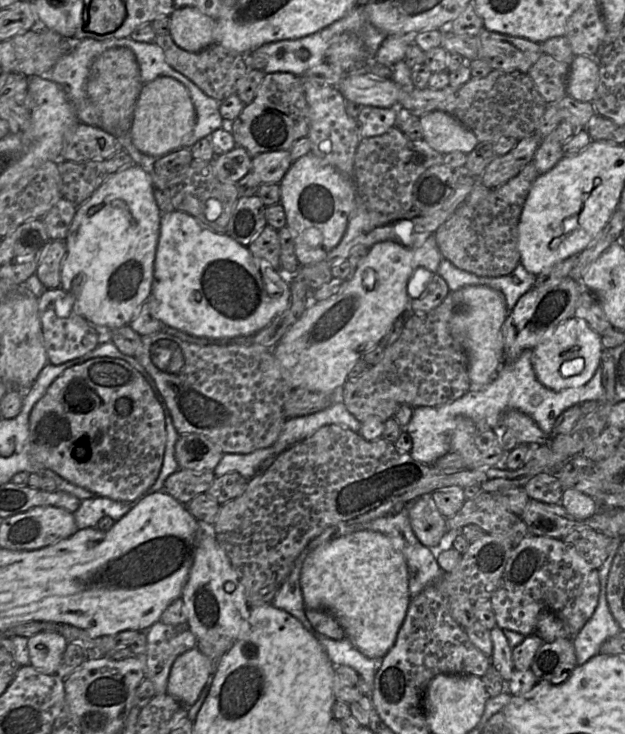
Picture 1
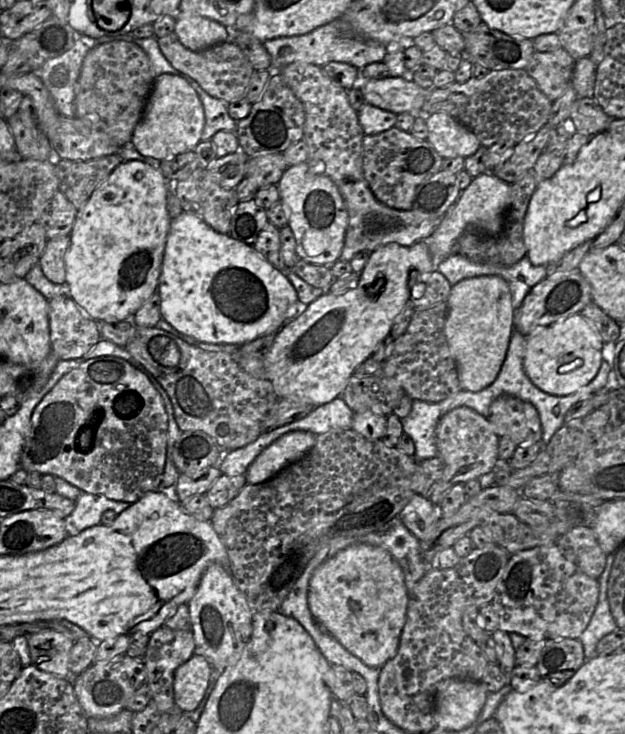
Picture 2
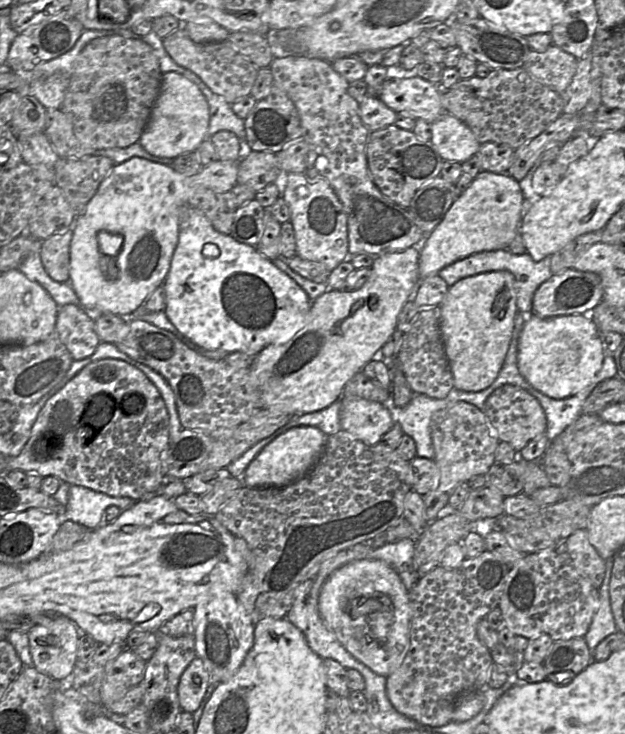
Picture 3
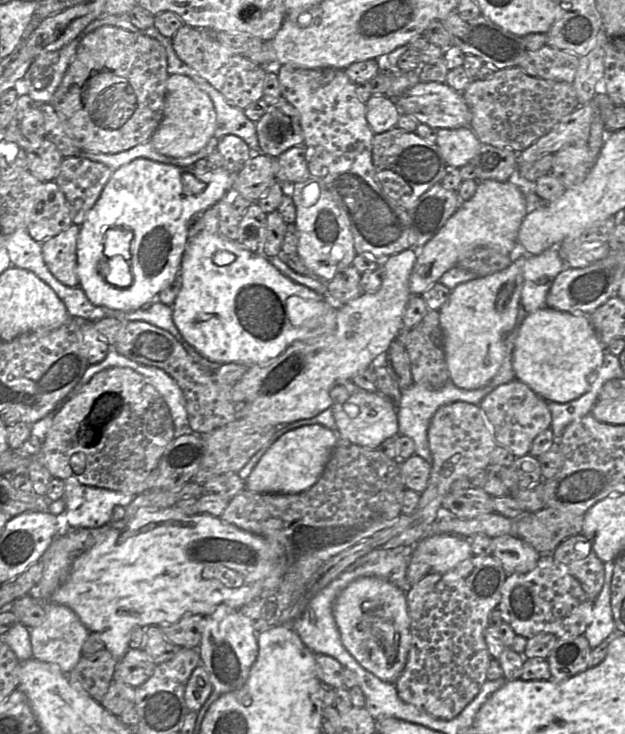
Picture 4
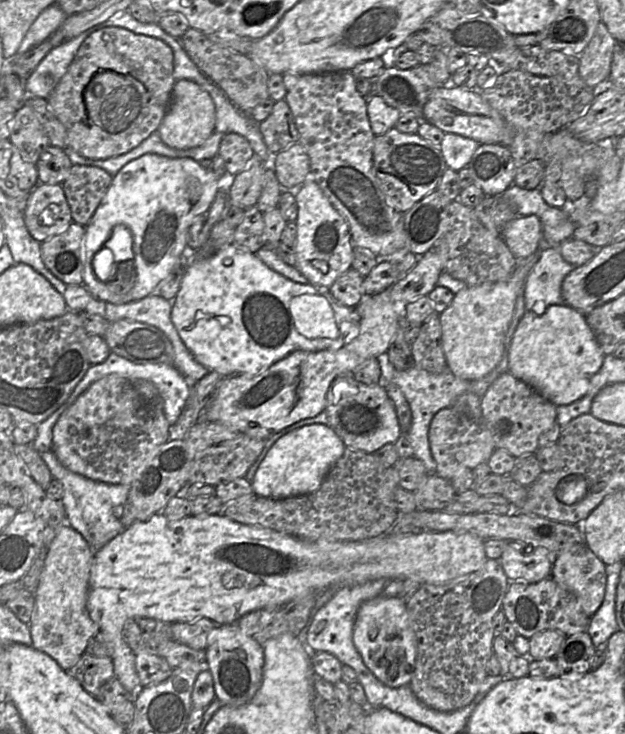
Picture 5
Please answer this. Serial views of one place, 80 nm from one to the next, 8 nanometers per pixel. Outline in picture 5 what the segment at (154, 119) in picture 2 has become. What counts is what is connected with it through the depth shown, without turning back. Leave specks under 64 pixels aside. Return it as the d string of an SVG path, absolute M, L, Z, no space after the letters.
M177 80L170 106L158 128L161 140L170 148L186 150L203 144L215 131L216 112L211 96L191 80Z

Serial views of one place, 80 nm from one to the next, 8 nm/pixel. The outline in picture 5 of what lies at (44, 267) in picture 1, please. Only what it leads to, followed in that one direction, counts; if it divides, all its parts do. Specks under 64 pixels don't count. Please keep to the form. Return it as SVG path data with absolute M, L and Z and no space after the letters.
M72 222L65 231L41 243L41 257L45 266L69 285L83 284L84 234L85 226Z

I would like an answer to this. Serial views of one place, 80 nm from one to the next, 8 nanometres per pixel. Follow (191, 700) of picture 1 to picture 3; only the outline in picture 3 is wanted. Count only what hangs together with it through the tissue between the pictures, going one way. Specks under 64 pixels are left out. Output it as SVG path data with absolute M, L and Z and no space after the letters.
M195 657L182 673L178 684L178 698L182 711L195 712L208 689L210 676L203 661Z

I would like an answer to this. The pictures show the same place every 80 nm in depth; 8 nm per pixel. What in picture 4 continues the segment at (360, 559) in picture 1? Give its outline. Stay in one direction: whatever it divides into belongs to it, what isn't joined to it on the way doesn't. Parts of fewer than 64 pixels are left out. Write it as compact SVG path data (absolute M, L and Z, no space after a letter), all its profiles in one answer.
M360 577L338 595L333 616L344 647L357 662L379 679L395 683L405 668L411 645L406 593L382 578Z

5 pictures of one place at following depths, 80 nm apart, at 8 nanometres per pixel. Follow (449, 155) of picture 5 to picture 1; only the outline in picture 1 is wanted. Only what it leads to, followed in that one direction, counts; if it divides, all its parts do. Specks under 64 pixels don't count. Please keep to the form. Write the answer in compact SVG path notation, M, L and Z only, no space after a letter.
M446 112L427 113L420 117L420 123L423 139L442 154L454 151L469 154L479 143L470 129Z

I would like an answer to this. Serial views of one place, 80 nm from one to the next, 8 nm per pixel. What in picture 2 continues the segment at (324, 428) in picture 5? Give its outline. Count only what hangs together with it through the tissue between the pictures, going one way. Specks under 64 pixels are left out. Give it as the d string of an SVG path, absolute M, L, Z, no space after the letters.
M291 431L266 447L250 464L246 473L249 484L260 484L273 478L288 465L303 458L315 445L316 435Z

